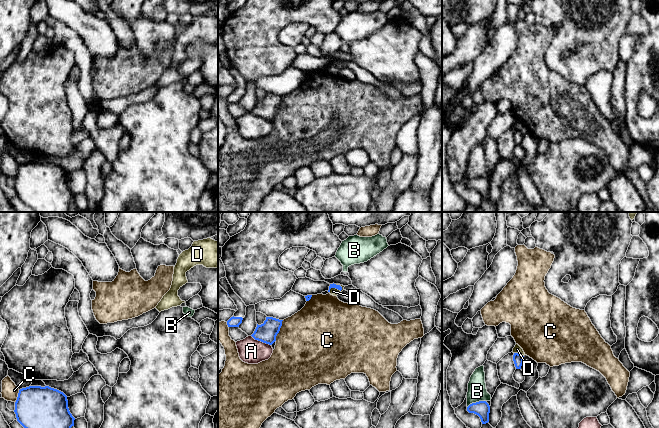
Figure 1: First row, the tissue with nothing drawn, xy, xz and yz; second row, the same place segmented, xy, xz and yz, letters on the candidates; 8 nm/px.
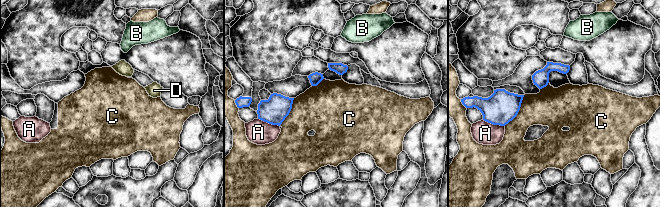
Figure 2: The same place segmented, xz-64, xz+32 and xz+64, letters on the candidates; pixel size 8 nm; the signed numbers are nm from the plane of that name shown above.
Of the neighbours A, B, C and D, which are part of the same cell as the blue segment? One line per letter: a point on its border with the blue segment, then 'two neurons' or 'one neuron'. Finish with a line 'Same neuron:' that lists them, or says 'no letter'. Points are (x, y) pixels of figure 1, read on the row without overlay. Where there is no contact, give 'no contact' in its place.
A: meets blue in xz at (261, 117); two neurons
B: meets blue in yz at (476, 178); two neurons
C: meets blue in xz at (279, 106); two neurons
D: meets blue in xz at (335, 63); two neurons
Same neuron: no letter

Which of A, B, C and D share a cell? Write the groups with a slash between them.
A / B / C / D

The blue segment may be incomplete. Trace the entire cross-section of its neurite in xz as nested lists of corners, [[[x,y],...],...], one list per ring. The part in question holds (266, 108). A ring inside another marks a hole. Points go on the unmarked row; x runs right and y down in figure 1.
[[[266,93],[263,100],[258,101],[251,111],[255,116],[272,121],[282,102],[282,97],[273,93]]]

